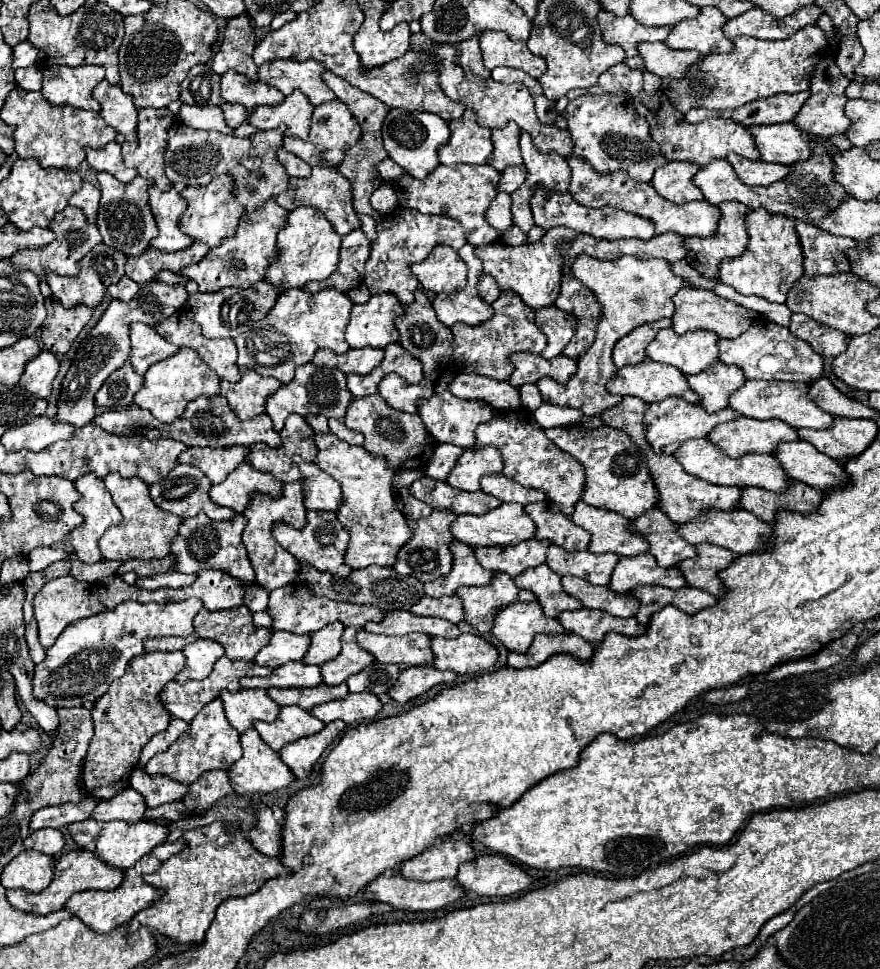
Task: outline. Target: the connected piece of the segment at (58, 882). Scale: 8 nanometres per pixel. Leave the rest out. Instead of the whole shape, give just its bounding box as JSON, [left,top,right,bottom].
[6,849,124,915]

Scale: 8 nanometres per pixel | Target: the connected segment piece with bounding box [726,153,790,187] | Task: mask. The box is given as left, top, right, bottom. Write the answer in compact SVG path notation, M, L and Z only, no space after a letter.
M730 153L726 157L730 165L734 167L736 175L746 183L746 185L770 185L774 181L780 181L782 177L788 175L790 167L782 163L766 163L766 161L748 161L736 153Z

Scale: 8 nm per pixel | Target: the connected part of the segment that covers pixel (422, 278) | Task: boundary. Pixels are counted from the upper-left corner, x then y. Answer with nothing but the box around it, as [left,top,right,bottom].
[412,245,468,293]

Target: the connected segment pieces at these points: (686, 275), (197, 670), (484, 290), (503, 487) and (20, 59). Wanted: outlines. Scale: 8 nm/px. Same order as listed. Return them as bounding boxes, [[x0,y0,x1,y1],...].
[[670,259,716,289],[176,639,224,683],[478,273,500,303],[482,475,546,505],[12,41,38,67]]

